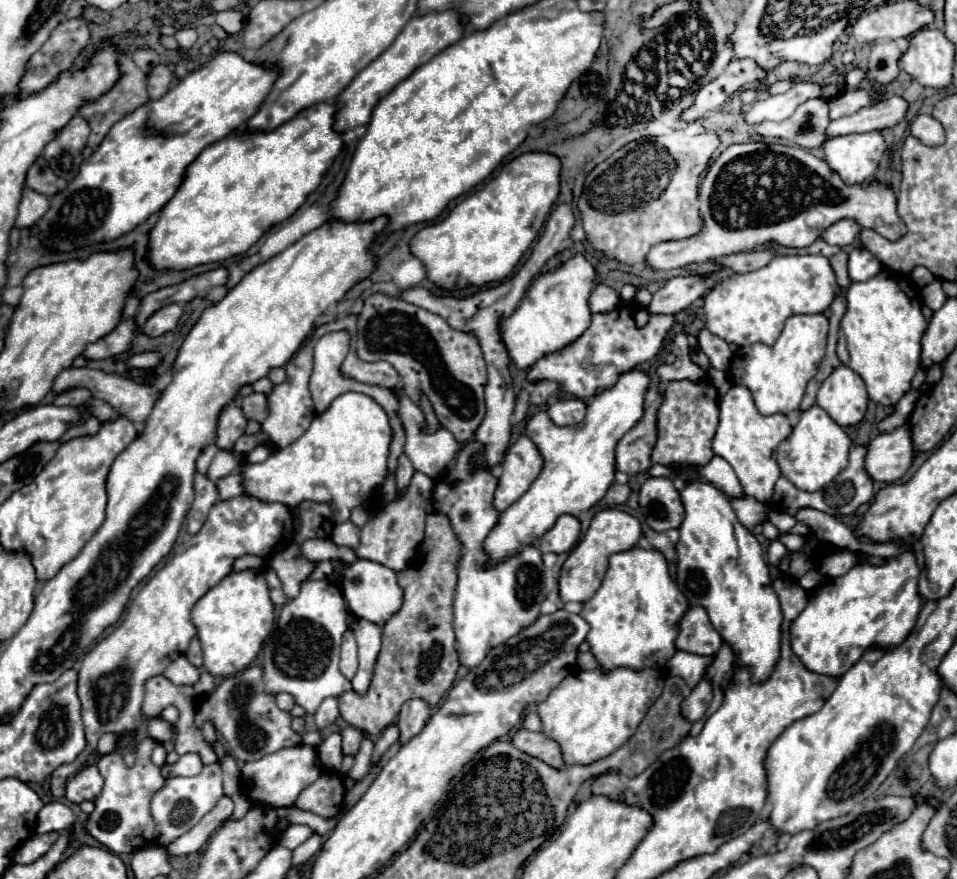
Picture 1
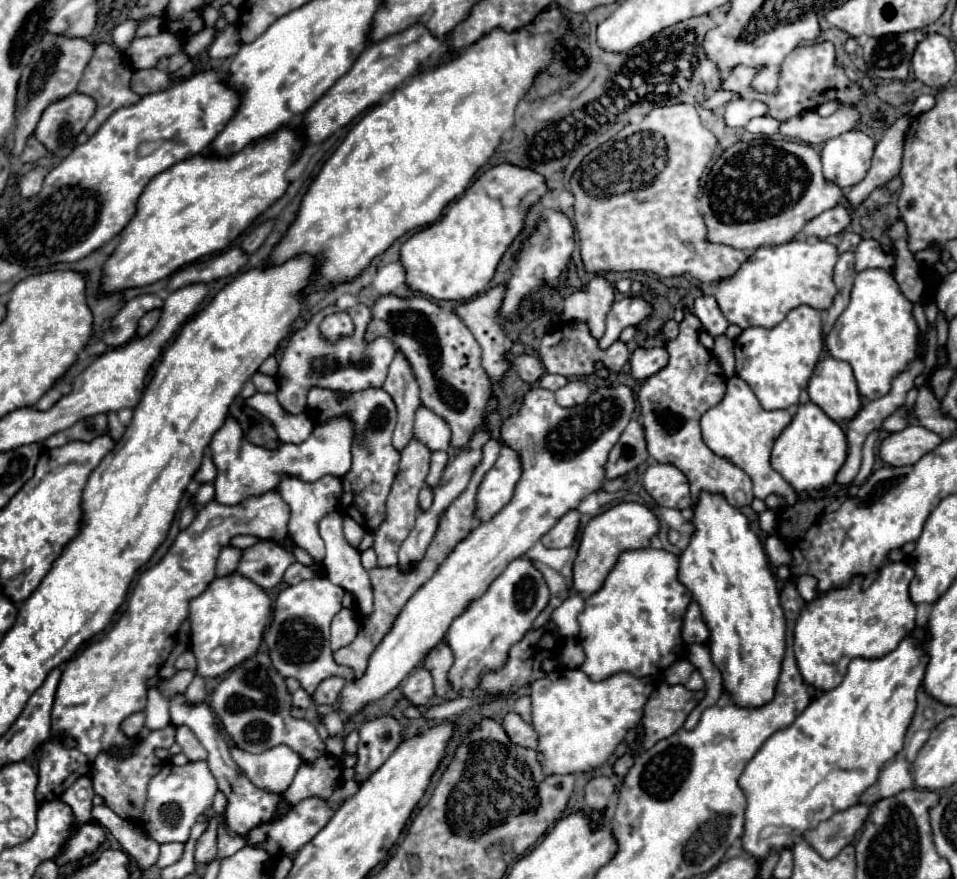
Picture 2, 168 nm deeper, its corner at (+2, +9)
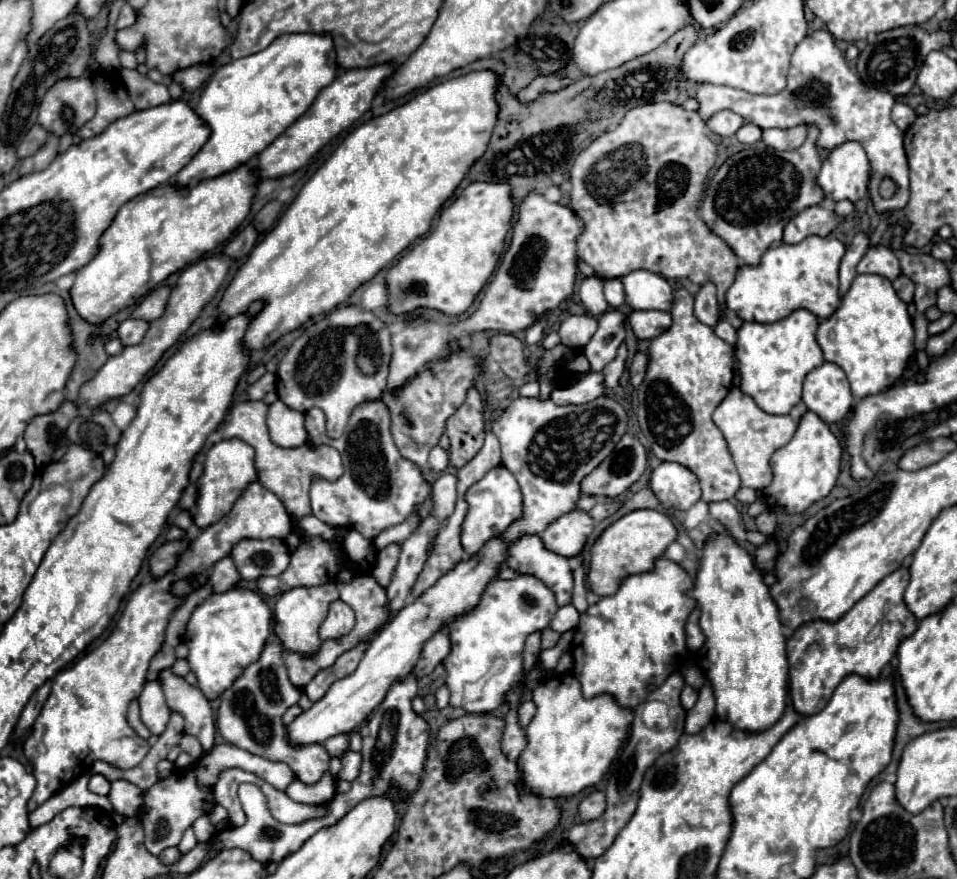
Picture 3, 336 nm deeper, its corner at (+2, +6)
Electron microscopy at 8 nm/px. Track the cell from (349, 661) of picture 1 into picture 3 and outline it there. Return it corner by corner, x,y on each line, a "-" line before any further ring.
339,599
339,601
331,603
329,615
323,621
323,625
319,627
319,637
321,637
321,641
339,639
343,635
349,635
353,631
353,627
355,627
353,609

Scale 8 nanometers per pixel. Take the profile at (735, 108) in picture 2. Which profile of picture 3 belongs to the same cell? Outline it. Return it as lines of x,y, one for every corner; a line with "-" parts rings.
727,109
715,113
715,115
707,121
709,129
711,129
713,133
721,135
721,137
733,137
743,123
745,123
745,121
743,121
741,115
733,113
733,111
727,111

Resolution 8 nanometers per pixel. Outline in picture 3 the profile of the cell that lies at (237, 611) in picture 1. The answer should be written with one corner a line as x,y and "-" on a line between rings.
233,587
225,593
213,593
199,607
195,607
185,631
189,647
187,661
191,671
197,675
197,687
207,695
207,699
221,695
247,665
259,659
271,633
271,617
273,613
263,597
241,587

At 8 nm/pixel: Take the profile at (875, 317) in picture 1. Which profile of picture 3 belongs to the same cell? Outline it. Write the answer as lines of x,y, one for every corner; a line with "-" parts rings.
857,275
841,307
819,323
816,339
825,361
839,365
849,383
853,397
863,399
893,387
907,359
913,355
913,323
907,305
899,299
889,279
879,275

